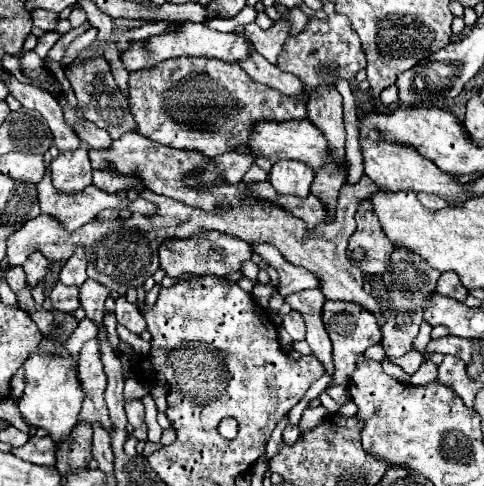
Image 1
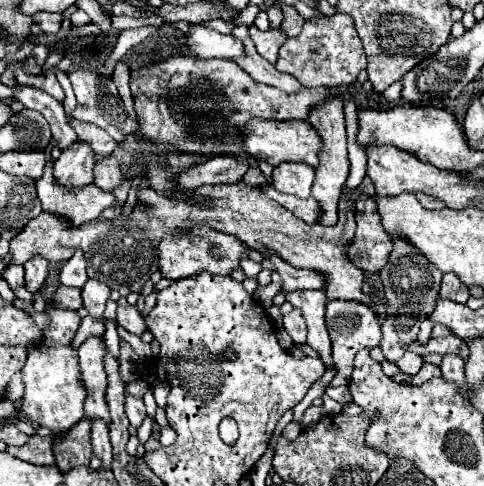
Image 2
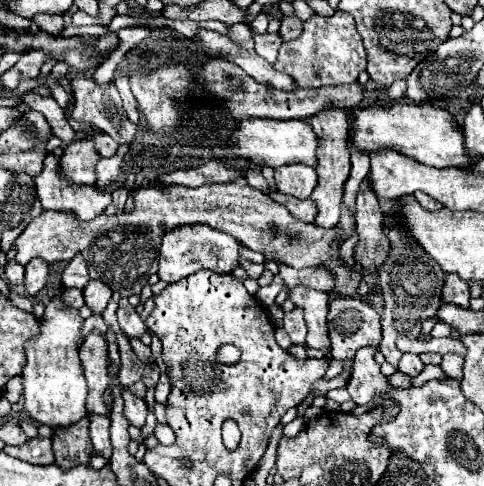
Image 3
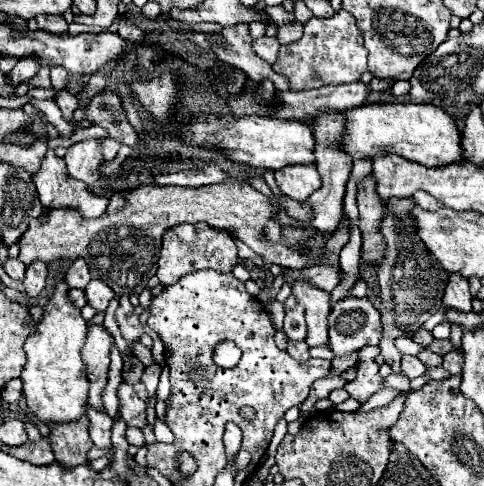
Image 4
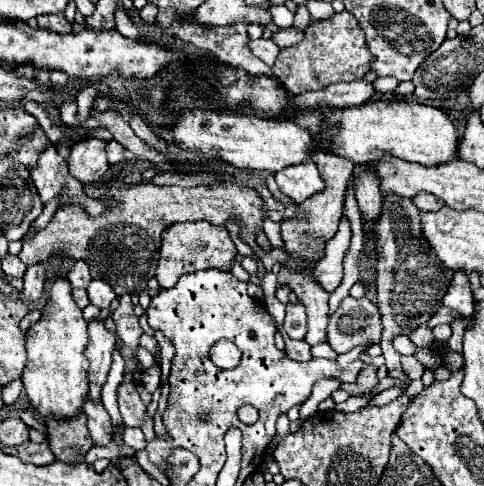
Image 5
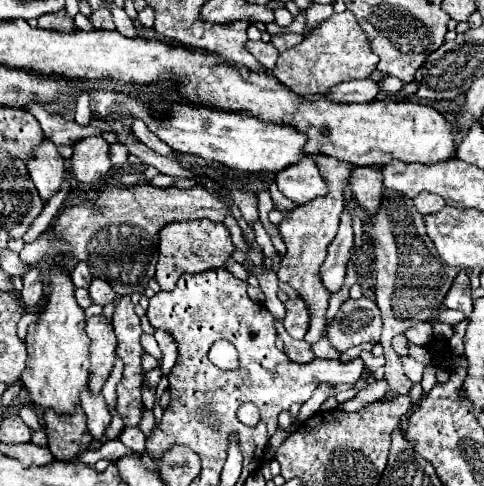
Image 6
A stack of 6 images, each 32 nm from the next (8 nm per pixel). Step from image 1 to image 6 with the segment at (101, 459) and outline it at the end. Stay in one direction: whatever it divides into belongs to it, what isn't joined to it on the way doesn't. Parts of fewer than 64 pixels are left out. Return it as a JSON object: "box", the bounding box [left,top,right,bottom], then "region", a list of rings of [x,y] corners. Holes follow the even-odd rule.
{"box":[82,392,110,442],"region":[[[84,392],[82,396],[82,410],[88,416],[88,430],[94,440],[106,442],[106,428],[110,426],[110,412],[104,404],[102,396],[92,396],[90,392]]]}

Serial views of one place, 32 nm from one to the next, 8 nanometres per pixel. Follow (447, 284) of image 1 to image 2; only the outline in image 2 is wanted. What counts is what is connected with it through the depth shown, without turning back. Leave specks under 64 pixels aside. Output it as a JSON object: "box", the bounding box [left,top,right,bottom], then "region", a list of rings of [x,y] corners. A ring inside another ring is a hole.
{"box":[440,274,468,304],"region":[[[444,274],[442,284],[440,284],[440,296],[448,296],[448,300],[456,300],[464,304],[468,300],[468,288],[458,280],[456,274]]]}

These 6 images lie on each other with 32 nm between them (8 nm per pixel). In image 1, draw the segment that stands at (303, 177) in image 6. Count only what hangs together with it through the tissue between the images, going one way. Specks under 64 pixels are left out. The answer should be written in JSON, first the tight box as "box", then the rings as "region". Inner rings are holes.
{"box":[268,160,314,198],"region":[[[280,160],[280,162],[272,164],[268,180],[276,188],[276,192],[304,198],[310,194],[310,184],[314,180],[314,172],[306,164],[292,162],[292,160]]]}

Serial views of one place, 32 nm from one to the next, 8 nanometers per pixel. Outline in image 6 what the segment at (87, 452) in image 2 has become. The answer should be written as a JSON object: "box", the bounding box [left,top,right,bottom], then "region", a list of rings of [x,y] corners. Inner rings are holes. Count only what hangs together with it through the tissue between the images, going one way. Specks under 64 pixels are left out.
{"box":[46,408,92,462],"region":[[[80,408],[72,416],[58,416],[48,412],[46,420],[46,434],[48,434],[48,448],[56,460],[72,462],[82,452],[86,452],[92,444],[92,436],[86,428],[86,416]]]}

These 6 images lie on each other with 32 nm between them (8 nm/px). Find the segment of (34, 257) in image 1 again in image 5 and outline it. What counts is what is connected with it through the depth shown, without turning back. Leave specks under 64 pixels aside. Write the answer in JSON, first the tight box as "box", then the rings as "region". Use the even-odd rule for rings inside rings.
{"box":[24,264,46,300],"region":[[[32,264],[28,266],[26,274],[24,274],[24,298],[26,300],[38,300],[42,290],[44,290],[44,280],[46,280],[46,270],[44,264]]]}

